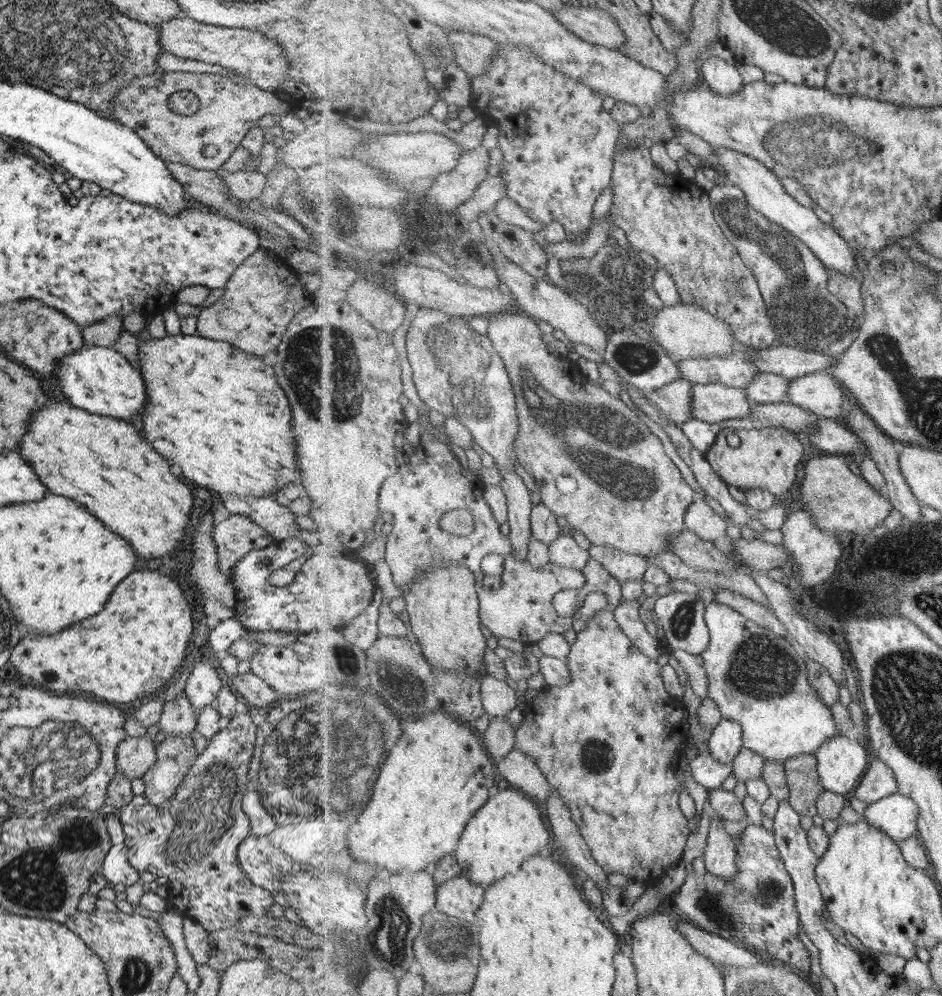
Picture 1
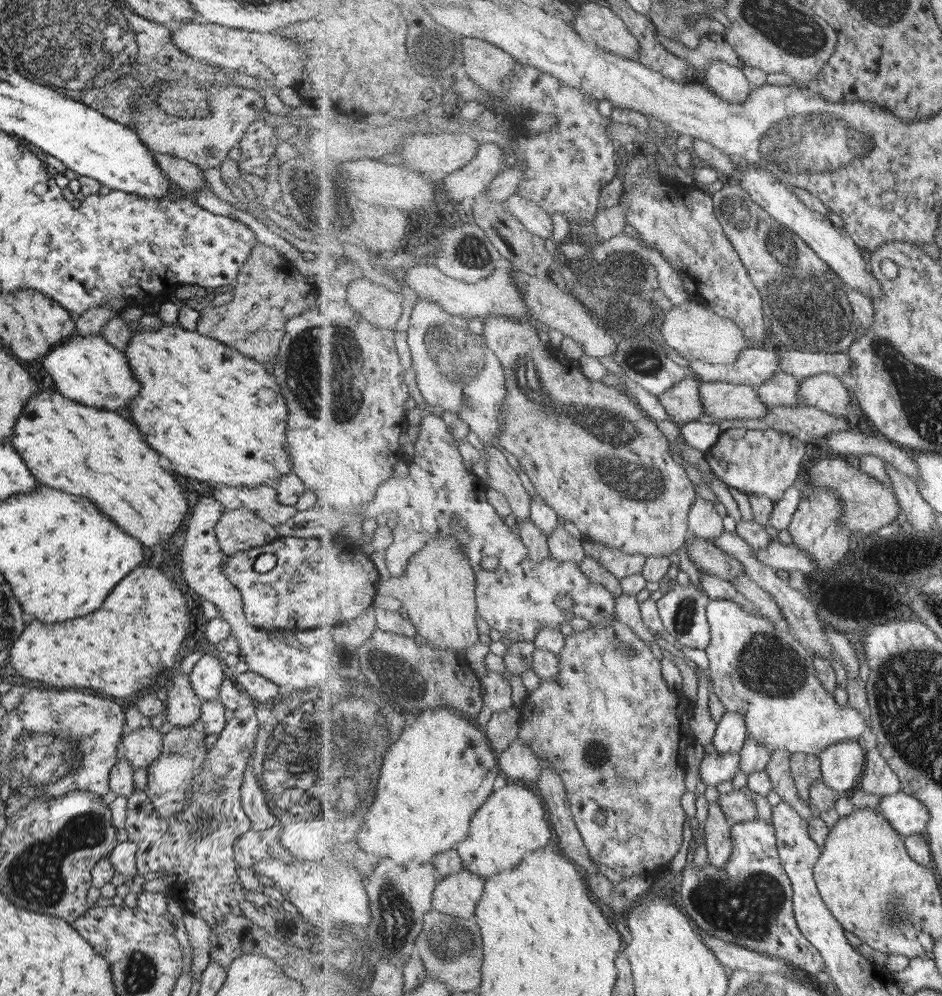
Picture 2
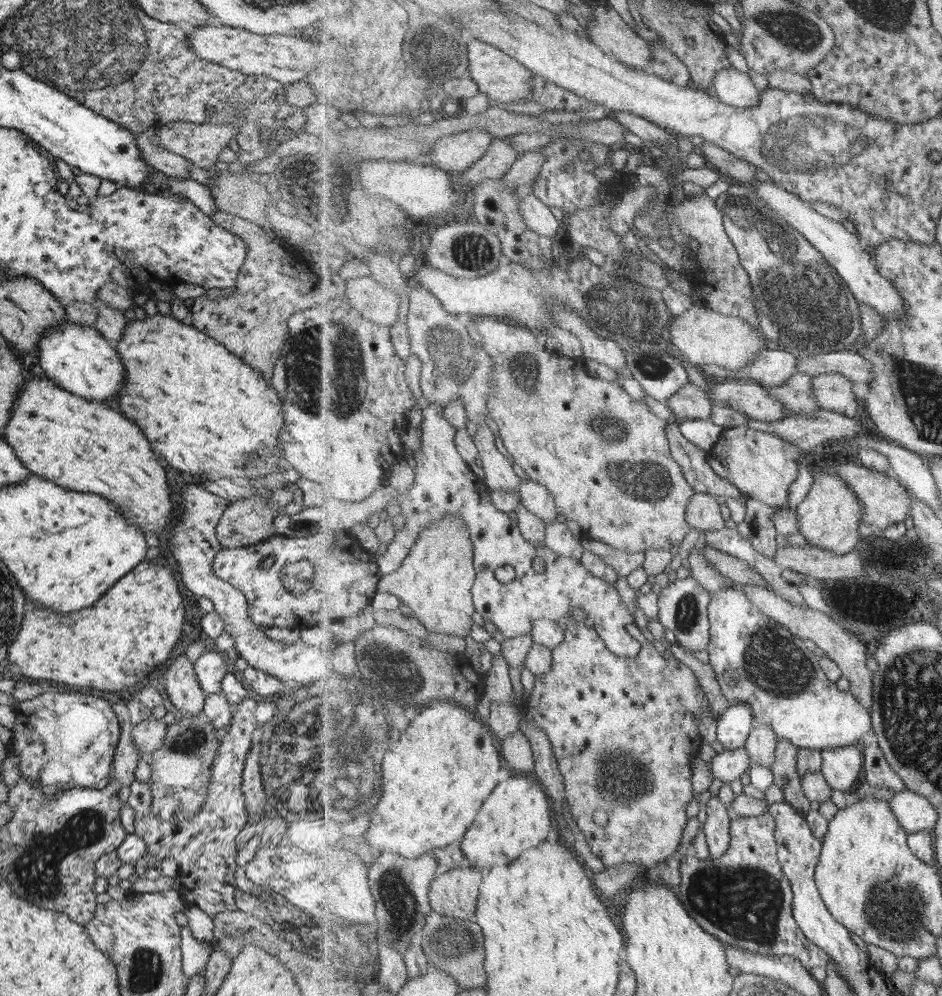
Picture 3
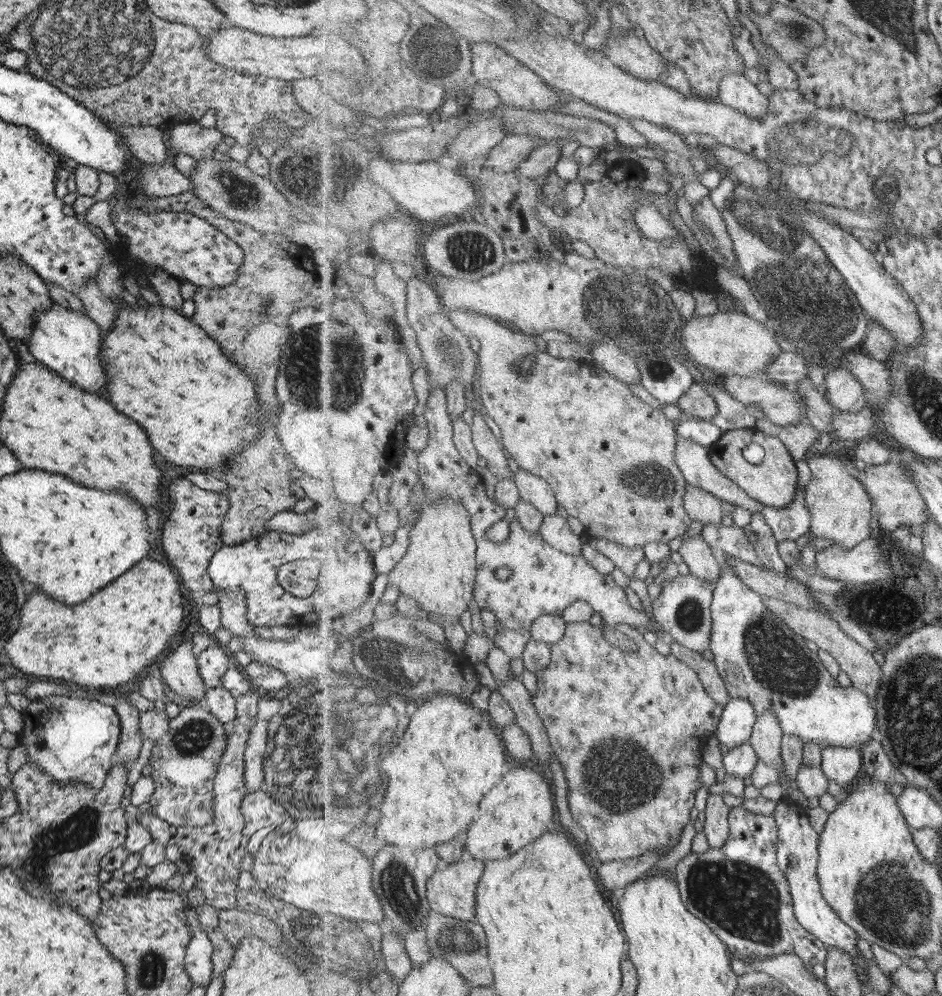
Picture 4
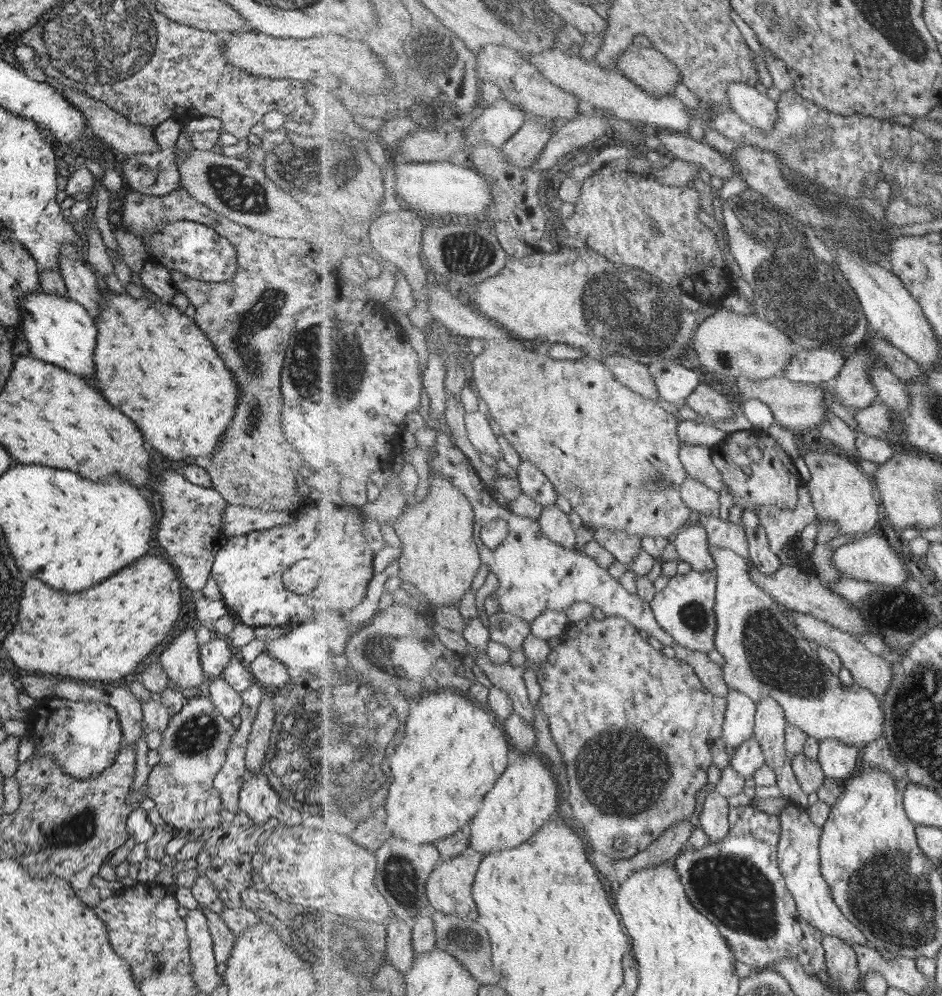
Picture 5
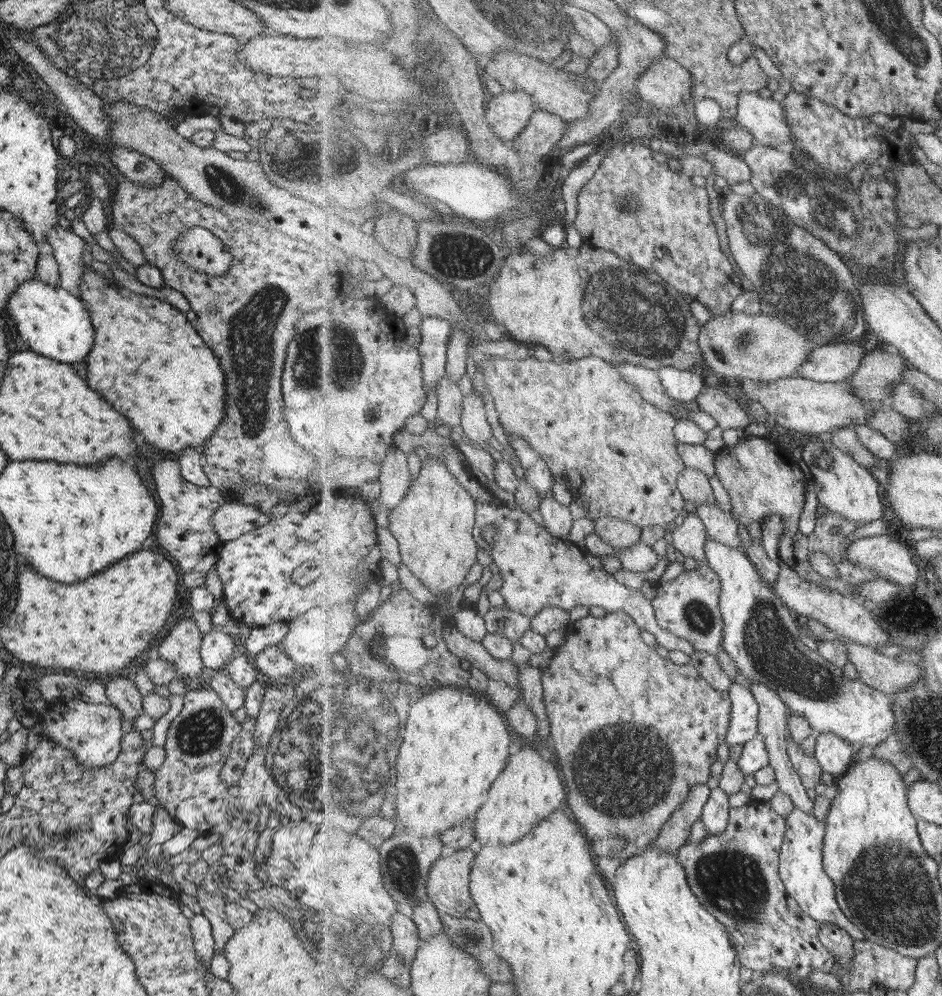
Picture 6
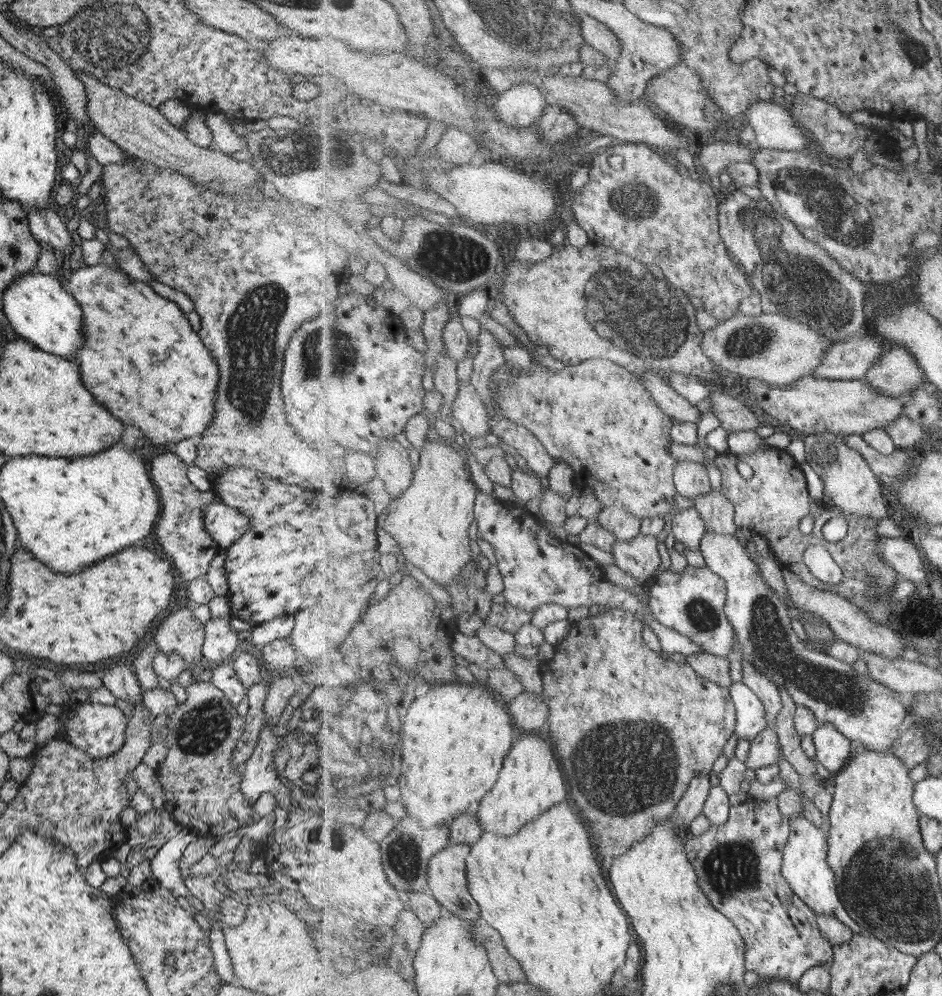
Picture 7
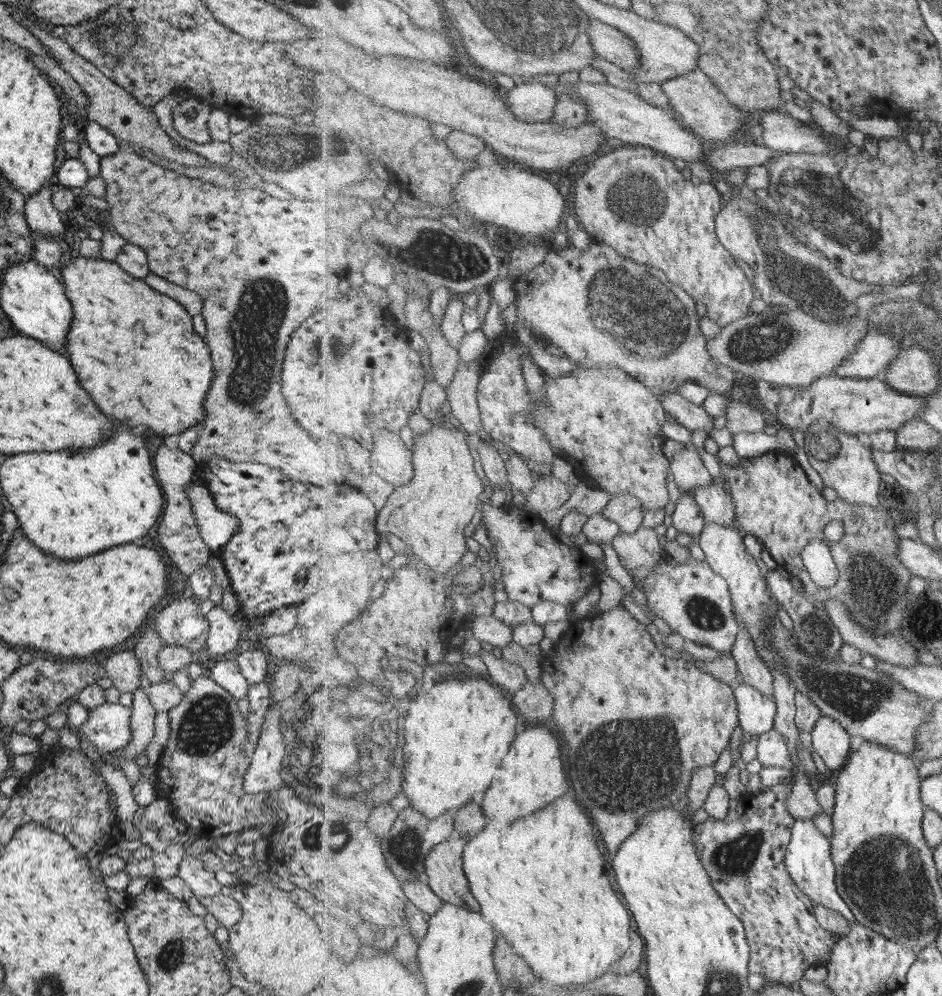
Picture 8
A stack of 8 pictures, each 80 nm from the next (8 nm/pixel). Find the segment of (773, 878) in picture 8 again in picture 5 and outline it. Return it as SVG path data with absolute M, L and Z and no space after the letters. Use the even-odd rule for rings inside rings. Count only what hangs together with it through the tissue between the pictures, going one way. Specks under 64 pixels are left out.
M745 805L740 807L733 807L730 809L730 831L727 837L723 841L710 842L705 848L692 849L685 847L685 849L674 859L675 866L681 875L684 882L685 890L693 903L693 906L697 910L701 911L701 914L705 918L709 918L717 927L721 929L721 934L724 935L725 940L732 948L733 955L737 955L737 960L743 962L752 967L753 971L770 971L773 966L779 964L786 958L796 958L803 965L803 969L808 974L817 976L821 970L828 971L828 962L826 957L826 951L824 950L824 936L821 930L815 928L813 924L809 924L805 919L802 919L800 911L797 910L796 899L788 889L787 882L780 869L780 861L778 858L778 846L780 845L780 838L782 835L781 819L779 815L765 812L764 810L754 808L751 805Z

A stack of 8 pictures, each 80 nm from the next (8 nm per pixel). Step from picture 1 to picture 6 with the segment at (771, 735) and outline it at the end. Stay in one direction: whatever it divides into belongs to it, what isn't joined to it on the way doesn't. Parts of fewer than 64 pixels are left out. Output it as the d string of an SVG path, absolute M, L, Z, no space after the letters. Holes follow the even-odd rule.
M708 538L705 543L707 564L721 578L720 609L724 616L724 650L736 662L740 677L736 682L751 686L763 683L773 687L786 702L792 714L805 715L815 734L834 732L841 738L858 747L863 744L869 748L881 746L894 734L897 716L893 711L892 697L865 681L851 680L843 676L843 667L838 667L818 650L811 650L801 642L799 633L804 627L799 616L788 607L773 590L772 585L757 571L756 564L739 547L729 546L717 539Z

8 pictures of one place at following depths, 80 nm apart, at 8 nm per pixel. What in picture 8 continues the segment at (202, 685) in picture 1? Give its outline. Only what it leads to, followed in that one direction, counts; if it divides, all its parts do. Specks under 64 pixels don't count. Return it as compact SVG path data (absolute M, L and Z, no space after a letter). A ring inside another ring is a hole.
M219 605L213 606L205 615L208 624L208 635L204 642L203 653L213 658L225 654L239 643L241 627L233 619L233 615L225 612Z

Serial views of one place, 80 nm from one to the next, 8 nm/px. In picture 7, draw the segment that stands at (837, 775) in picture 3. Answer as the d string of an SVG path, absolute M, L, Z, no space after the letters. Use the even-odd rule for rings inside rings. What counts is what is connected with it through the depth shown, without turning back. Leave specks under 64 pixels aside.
M835 725L818 726L813 735L816 743L815 760L825 766L830 773L841 772L853 756L851 739Z

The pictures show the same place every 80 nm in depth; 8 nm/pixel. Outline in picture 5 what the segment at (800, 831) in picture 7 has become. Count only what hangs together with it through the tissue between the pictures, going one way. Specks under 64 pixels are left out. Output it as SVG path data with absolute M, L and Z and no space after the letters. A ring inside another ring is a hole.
M788 806L779 814L781 819L782 835L778 846L778 858L780 869L785 877L788 889L796 899L797 910L800 911L802 919L815 928L821 930L822 934L829 934L835 938L841 938L841 942L847 942L851 946L859 943L865 944L868 940L839 910L839 906L833 898L831 887L822 873L820 840L824 829L817 826L810 817L807 809Z

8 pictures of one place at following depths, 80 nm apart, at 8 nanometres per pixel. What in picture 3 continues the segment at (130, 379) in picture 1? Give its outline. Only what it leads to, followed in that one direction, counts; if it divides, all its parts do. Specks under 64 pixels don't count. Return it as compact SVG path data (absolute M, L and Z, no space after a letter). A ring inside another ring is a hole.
M69 321L55 325L40 336L36 357L47 378L59 388L88 401L101 402L107 396L115 396L123 380L123 366L115 358L111 343L93 326Z

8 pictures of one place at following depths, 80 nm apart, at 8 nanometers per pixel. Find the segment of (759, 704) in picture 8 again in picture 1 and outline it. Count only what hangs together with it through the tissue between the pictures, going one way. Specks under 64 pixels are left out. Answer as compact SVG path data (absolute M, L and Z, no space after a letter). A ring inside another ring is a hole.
M723 718L707 742L709 752L722 763L733 763L744 747L743 728L735 720Z

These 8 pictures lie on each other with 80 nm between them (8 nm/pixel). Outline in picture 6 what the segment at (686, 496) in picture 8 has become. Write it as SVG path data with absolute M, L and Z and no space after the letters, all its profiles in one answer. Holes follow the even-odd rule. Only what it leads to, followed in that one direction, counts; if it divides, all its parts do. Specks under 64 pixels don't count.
M696 513L686 514L672 531L672 544L685 557L707 564L705 543L709 538L705 523Z

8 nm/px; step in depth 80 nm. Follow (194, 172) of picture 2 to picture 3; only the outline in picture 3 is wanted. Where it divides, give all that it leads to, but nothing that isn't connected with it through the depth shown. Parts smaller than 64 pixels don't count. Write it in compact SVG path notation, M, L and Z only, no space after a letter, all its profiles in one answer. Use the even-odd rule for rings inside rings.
M152 126L144 130L136 130L134 134L137 148L151 168L159 170L168 177L191 179L188 175L190 162L178 154L173 154L170 150L165 150L165 147L159 144Z

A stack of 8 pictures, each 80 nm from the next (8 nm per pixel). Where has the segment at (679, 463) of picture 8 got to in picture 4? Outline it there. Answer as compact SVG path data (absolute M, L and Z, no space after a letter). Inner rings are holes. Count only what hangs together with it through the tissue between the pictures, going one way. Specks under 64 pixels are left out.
M687 485L685 494L685 507L689 516L705 526L706 524L719 524L723 520L723 502L705 489Z

